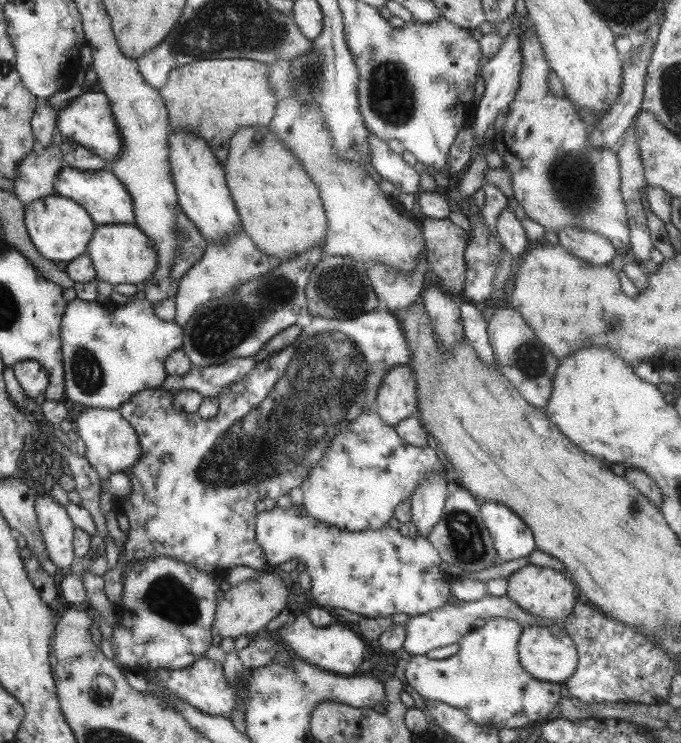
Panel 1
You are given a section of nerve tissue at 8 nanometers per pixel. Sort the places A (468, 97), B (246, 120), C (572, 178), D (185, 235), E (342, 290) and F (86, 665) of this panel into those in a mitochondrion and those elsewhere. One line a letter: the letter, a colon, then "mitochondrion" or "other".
A: other
B: other
C: mitochondrion
D: mitochondrion
E: mitochondrion
F: other

